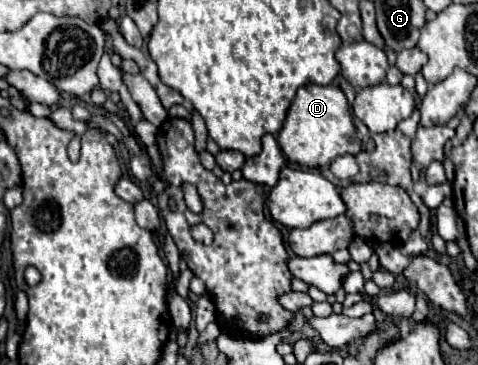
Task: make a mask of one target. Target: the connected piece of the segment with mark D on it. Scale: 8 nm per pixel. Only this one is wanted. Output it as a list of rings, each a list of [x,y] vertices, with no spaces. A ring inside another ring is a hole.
[[[332,84],[302,86],[296,92],[292,106],[288,110],[288,116],[282,124],[282,130],[278,134],[278,144],[290,162],[300,164],[304,168],[328,166],[336,156],[358,154],[360,140],[354,136],[354,124],[352,124],[352,116],[350,116],[344,92]]]

